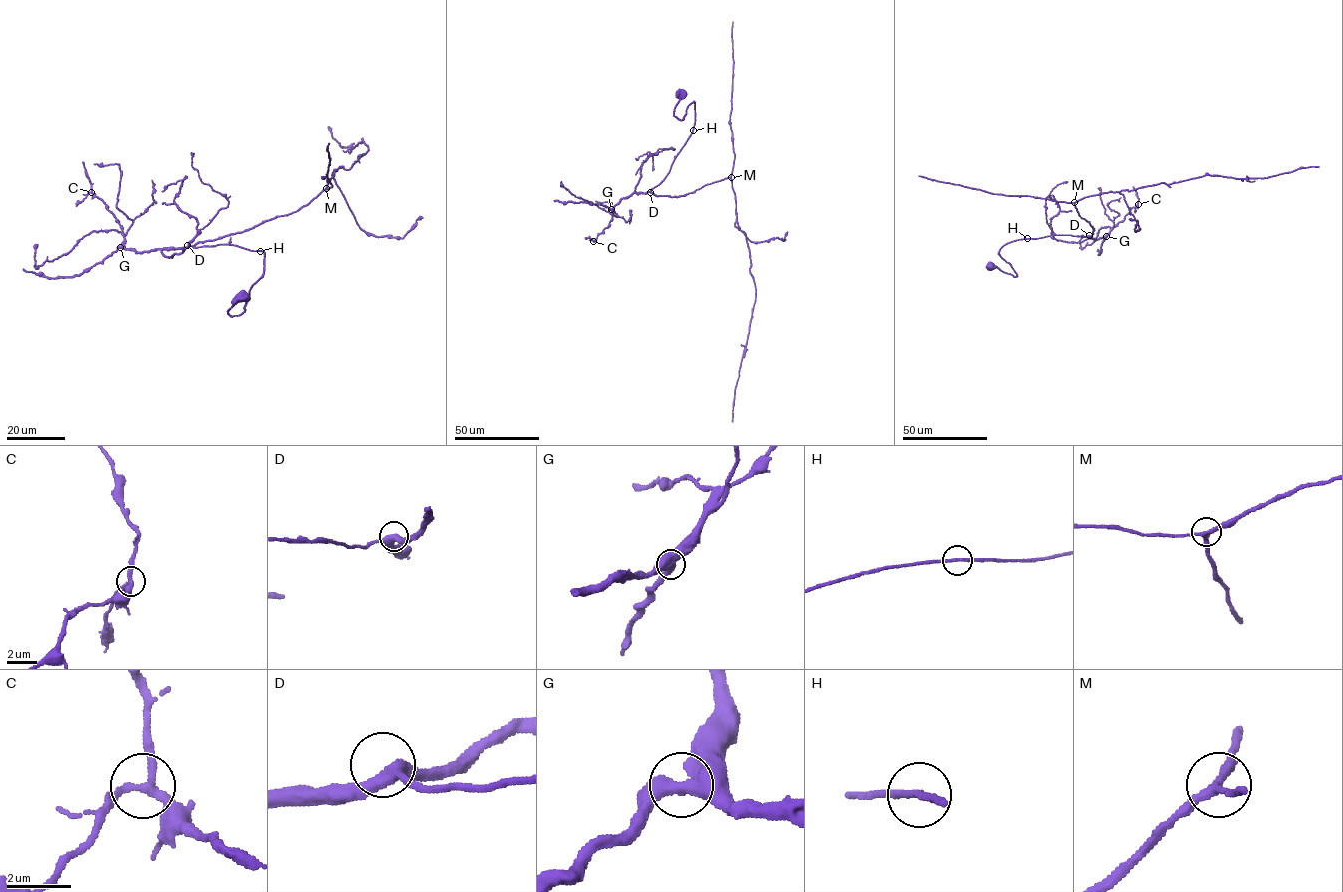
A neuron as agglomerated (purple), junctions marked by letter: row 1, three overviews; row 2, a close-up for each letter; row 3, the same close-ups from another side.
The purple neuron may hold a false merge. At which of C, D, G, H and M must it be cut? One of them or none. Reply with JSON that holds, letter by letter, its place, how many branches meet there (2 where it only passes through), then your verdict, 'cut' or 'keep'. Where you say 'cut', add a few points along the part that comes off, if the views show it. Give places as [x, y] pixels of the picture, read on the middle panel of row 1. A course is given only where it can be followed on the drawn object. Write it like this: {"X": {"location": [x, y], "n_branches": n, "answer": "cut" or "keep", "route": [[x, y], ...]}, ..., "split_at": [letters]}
{"C": {"location": [593, 241], "n_branches": 3, "answer": "keep"}, "D": {"location": [650, 192], "n_branches": 3, "answer": "keep"}, "G": {"location": [611, 209], "n_branches": 2, "answer": "keep"}, "H": {"location": [693, 130], "n_branches": 2, "answer": "keep"}, "M": {"location": [731, 177], "n_branches": 3, "answer": "keep"}, "split_at": []}

